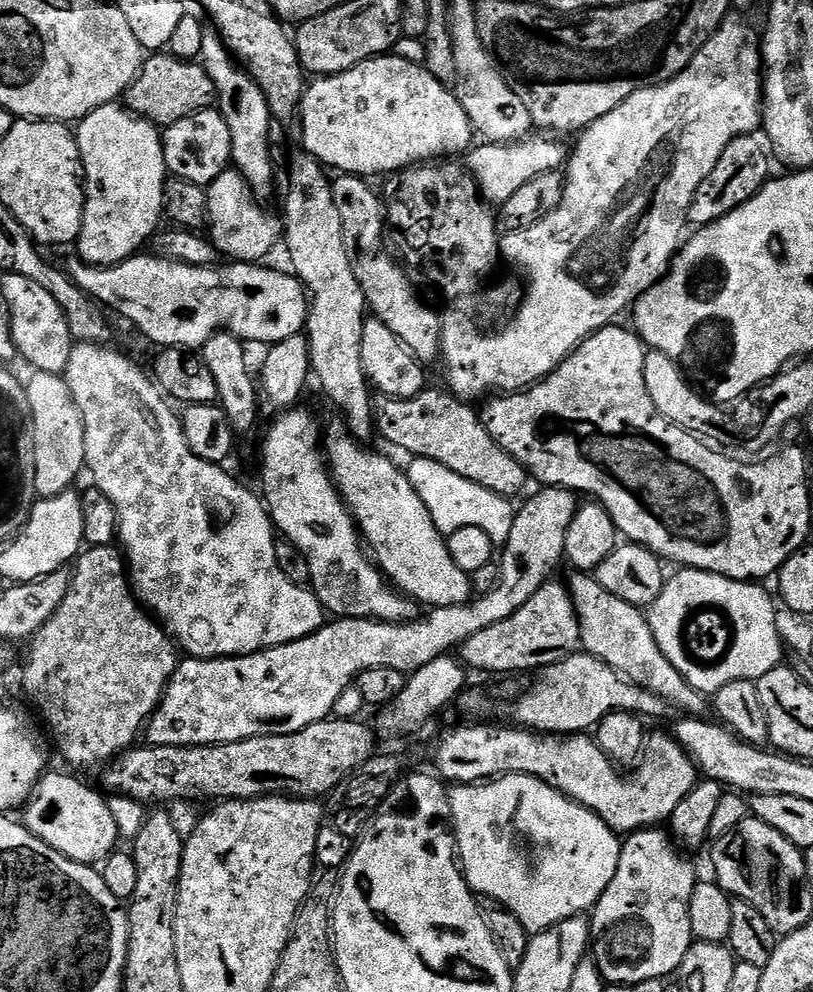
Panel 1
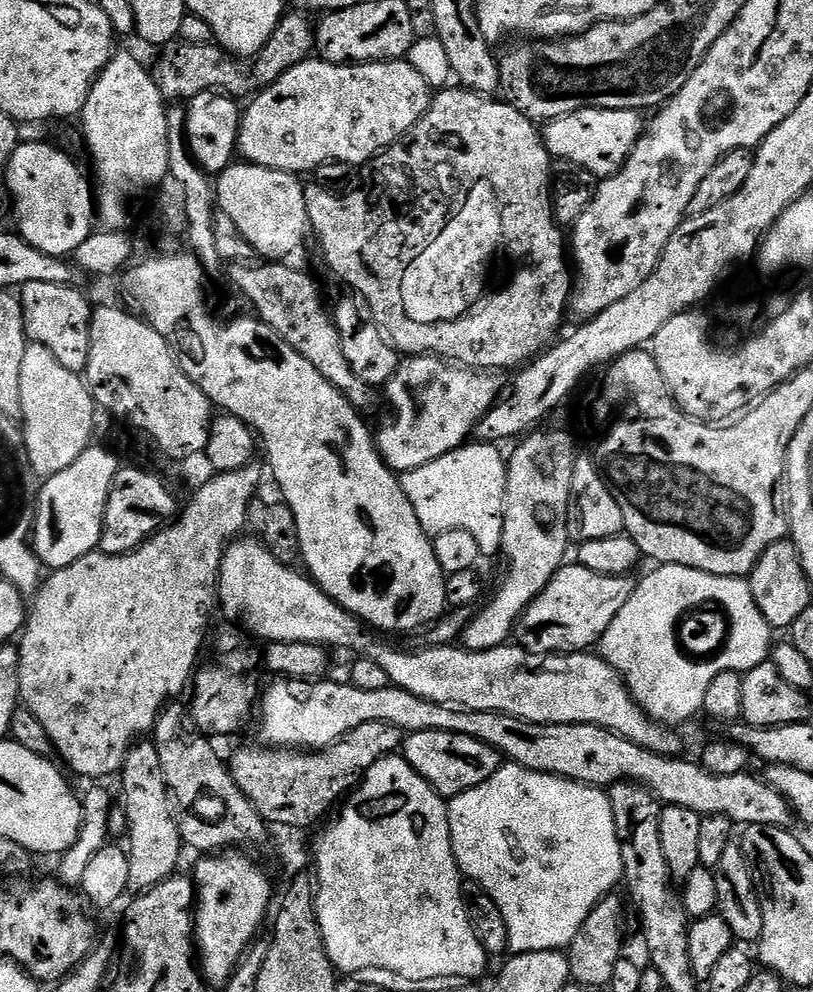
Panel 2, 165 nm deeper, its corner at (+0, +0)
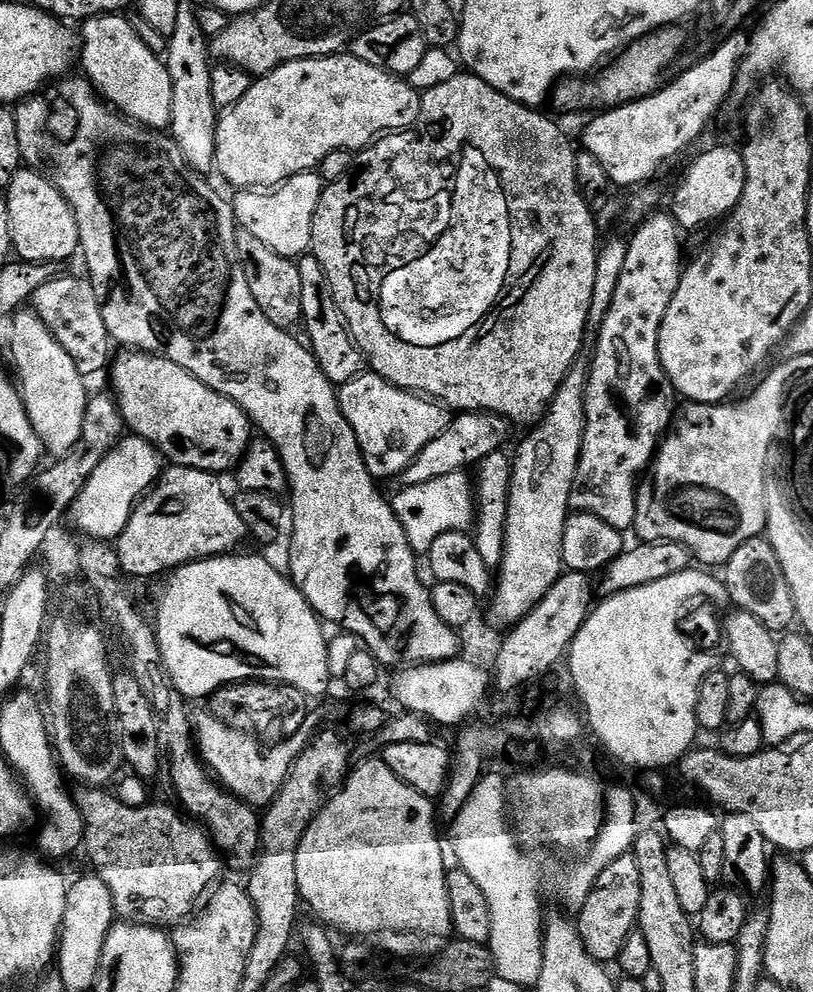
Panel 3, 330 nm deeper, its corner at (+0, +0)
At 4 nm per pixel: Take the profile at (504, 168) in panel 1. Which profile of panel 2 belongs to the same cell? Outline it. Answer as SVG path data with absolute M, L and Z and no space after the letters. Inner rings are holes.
M583 108L547 121L543 125L542 135L548 153L557 161L569 160L597 178L613 176L625 164L640 141L646 127L646 120L636 110L602 110L601 108Z

